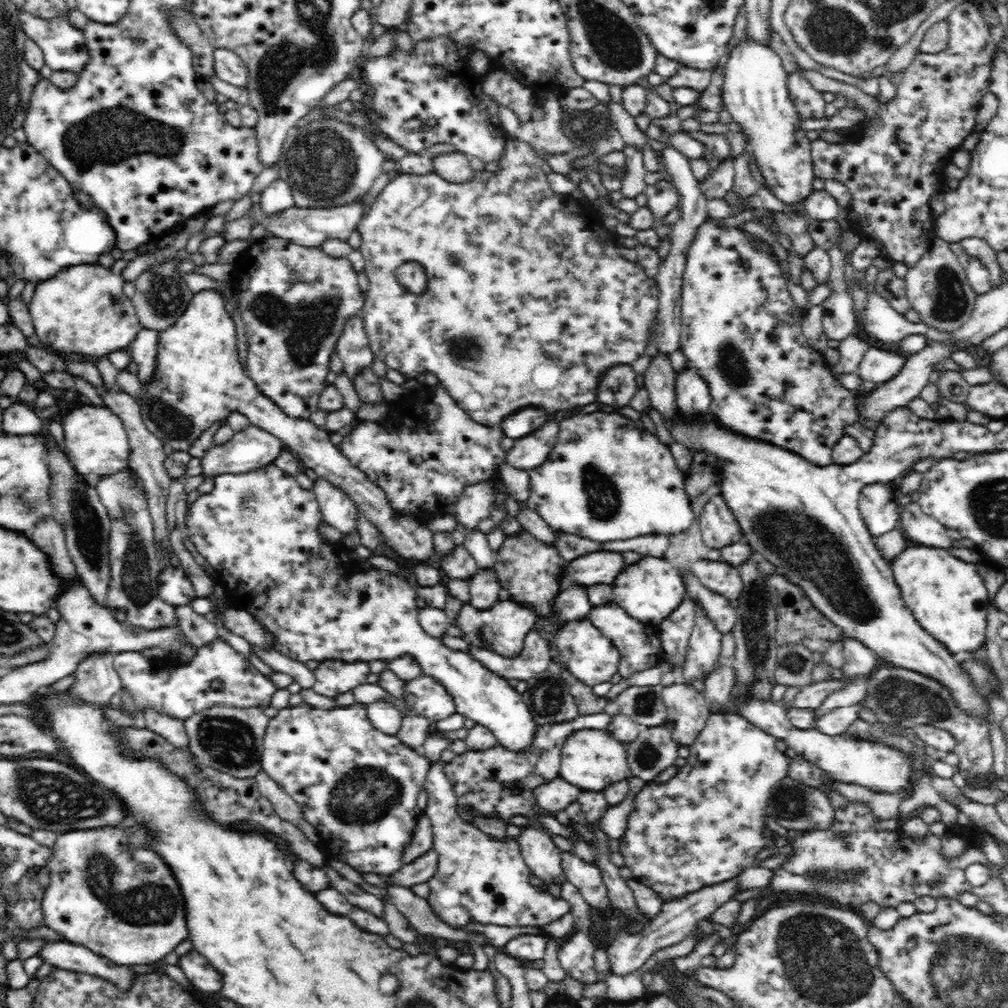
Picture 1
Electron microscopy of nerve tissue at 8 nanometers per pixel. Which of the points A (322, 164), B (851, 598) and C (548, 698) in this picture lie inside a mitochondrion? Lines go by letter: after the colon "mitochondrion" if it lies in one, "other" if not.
A: mitochondrion
B: mitochondrion
C: mitochondrion

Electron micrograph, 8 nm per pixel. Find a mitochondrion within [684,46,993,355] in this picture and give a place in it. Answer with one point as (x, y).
(950, 299)

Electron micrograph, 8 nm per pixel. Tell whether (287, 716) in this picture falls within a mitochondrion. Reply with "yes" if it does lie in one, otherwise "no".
no

